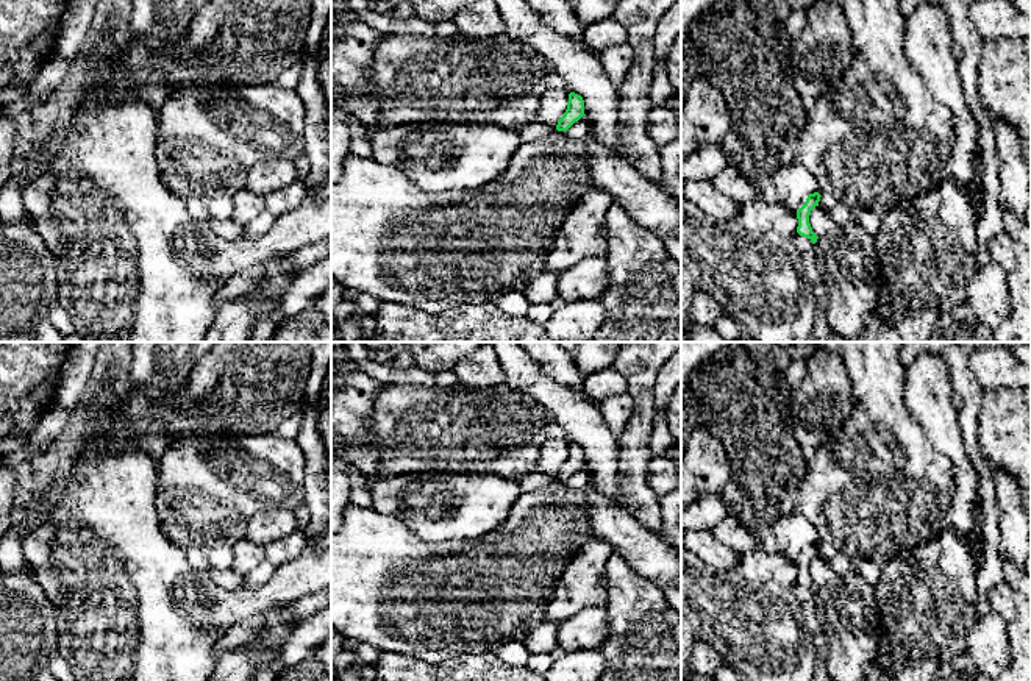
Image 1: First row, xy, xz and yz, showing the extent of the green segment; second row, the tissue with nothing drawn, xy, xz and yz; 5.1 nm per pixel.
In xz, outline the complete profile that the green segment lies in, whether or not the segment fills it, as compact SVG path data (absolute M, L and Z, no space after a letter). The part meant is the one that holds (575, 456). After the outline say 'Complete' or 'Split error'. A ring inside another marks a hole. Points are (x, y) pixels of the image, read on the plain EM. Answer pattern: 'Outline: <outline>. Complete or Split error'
Outline: M570 442L567 459L564 465L558 470L556 480L567 481L575 472L578 472L584 464L584 450L581 445Z. Complete

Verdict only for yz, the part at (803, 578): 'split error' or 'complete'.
complete

